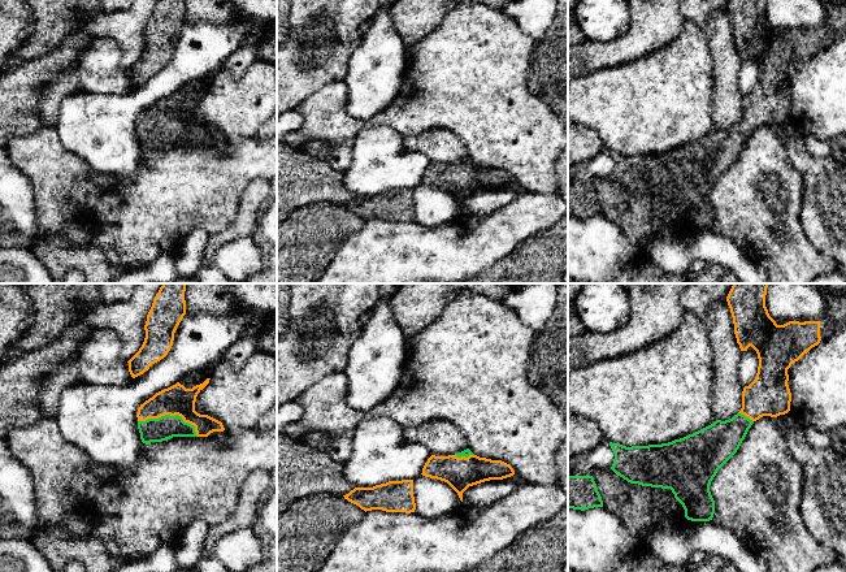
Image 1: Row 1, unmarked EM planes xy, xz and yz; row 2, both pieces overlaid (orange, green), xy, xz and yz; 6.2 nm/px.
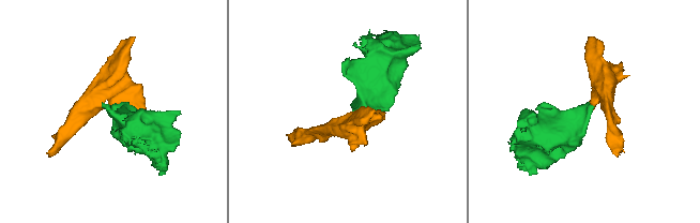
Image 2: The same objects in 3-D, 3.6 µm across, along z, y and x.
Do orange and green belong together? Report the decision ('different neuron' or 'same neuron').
same neuron

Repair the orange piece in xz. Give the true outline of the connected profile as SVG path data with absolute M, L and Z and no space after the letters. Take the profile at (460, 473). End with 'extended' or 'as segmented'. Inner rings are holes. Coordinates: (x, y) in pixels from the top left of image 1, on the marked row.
M467 448L448 456L431 455L425 463L421 474L447 482L463 502L463 493L469 486L511 477L515 471L502 460L480 458Z | extended

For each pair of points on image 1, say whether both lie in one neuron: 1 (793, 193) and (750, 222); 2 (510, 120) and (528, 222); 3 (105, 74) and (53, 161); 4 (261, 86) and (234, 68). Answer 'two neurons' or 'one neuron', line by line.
1: one neuron
2: two neurons
3: two neurons
4: two neurons

